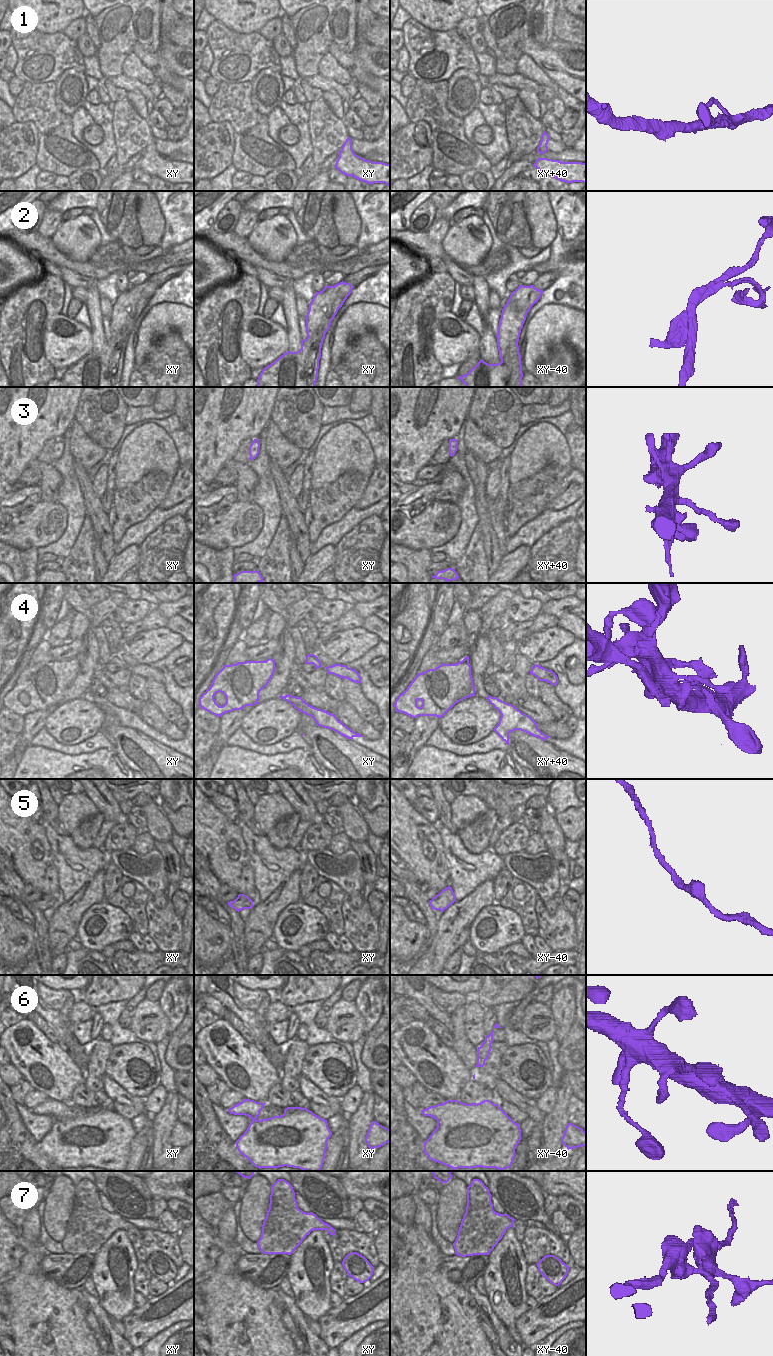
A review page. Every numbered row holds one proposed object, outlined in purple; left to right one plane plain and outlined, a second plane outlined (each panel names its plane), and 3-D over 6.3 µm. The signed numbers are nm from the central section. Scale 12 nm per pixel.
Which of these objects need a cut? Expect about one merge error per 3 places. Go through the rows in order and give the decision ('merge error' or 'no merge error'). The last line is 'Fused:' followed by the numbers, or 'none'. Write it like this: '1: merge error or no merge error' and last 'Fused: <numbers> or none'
1: no merge error
2: merge error
3: no merge error
4: no merge error
5: no merge error
6: no merge error
7: merge error
Fused: 2, 7

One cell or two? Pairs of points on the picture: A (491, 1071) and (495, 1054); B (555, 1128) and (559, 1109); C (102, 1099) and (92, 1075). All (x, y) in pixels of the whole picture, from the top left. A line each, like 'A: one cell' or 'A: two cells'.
A: one cell
B: one cell
C: two cells

